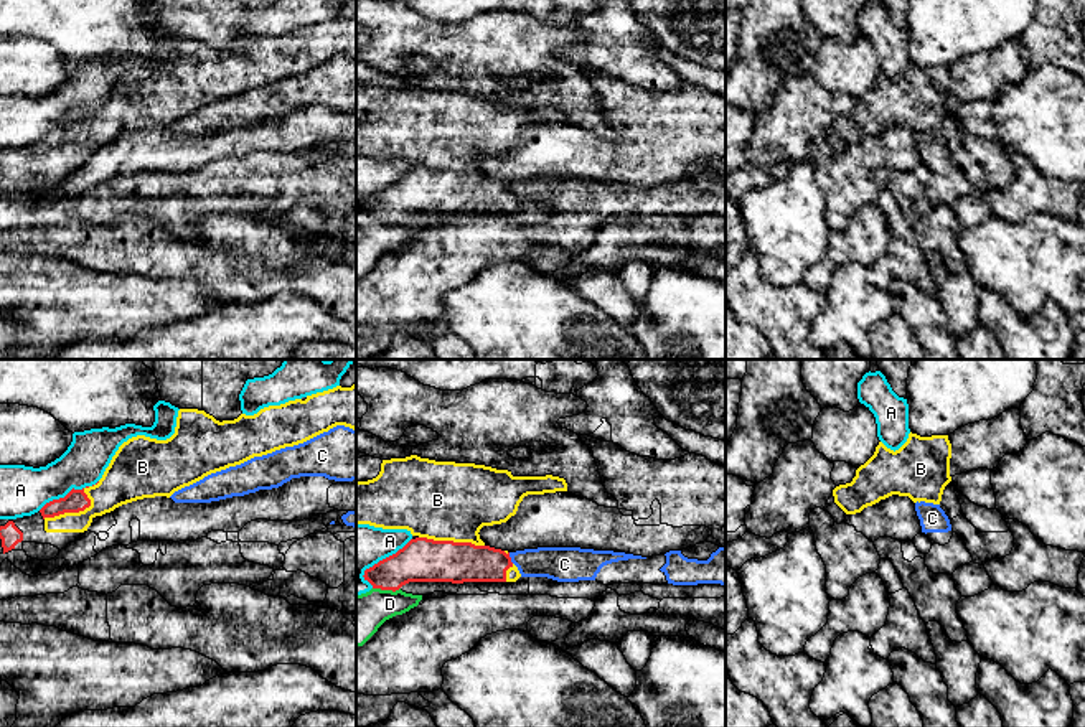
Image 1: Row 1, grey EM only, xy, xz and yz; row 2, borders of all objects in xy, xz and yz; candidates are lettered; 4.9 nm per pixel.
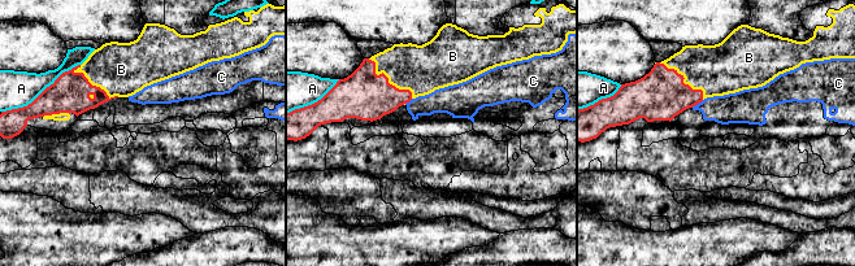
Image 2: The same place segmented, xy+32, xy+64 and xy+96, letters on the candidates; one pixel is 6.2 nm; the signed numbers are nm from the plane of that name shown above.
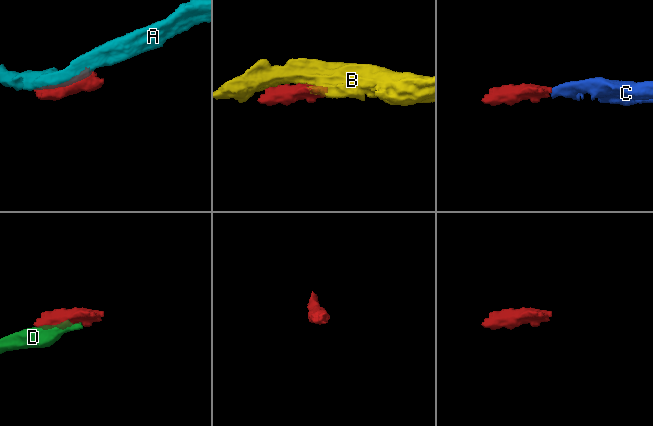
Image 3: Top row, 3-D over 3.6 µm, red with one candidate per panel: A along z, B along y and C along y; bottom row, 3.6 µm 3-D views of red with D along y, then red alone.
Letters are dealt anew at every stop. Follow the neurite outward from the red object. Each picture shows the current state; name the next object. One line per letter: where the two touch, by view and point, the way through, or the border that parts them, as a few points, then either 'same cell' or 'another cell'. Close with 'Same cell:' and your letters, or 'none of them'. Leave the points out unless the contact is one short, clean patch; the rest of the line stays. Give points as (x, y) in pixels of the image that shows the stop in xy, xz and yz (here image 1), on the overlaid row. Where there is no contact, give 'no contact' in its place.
A: xy (65, 497) | another cell
B: xy (76, 511) | same cell
C: xz (510, 558) | along xz (508, 553), (513, 562) | another cell
D: xz (386, 589) | another cell
Same cell: B

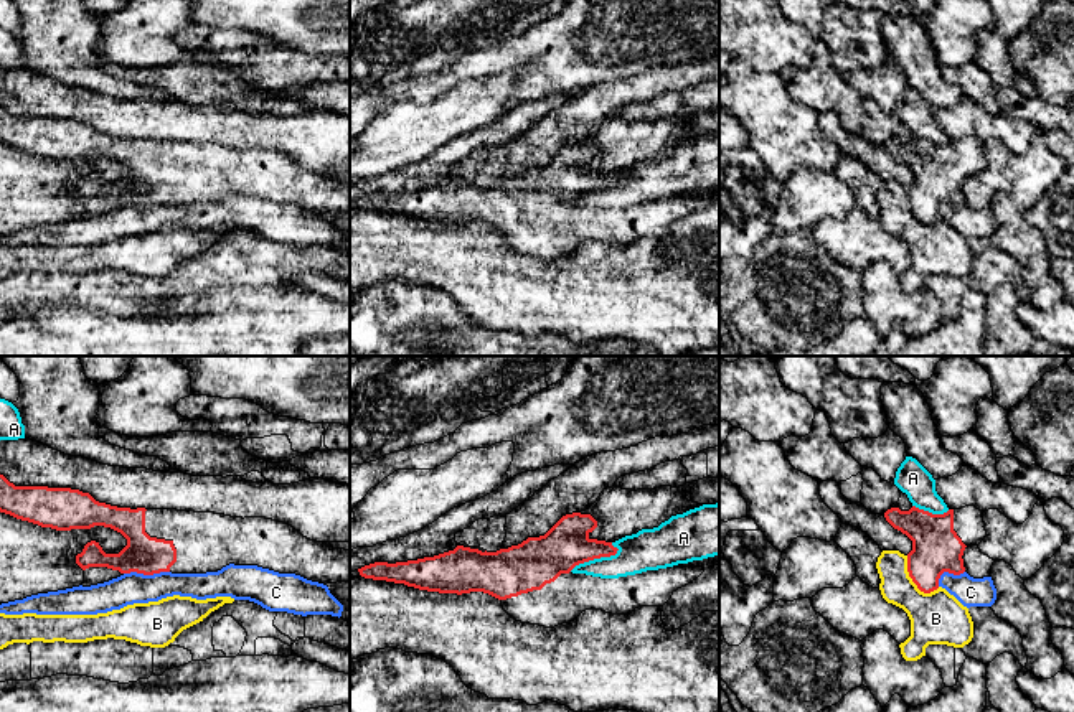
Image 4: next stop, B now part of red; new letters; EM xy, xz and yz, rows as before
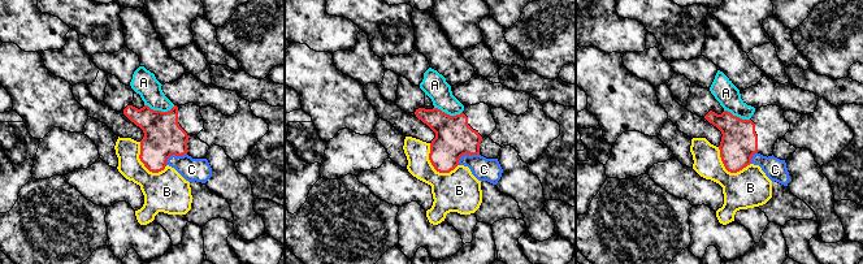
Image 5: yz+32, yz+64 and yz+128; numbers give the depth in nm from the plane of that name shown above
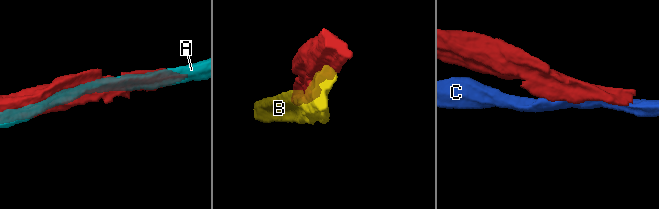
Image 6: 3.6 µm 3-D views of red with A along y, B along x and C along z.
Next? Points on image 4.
A: xz (594, 557) | another cell
B: yz (913, 580) | another cell
C: xy (146, 574) | another cell
Same cell: none of them

